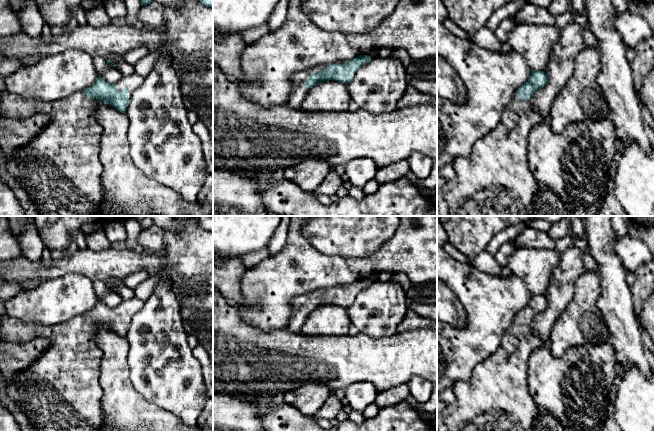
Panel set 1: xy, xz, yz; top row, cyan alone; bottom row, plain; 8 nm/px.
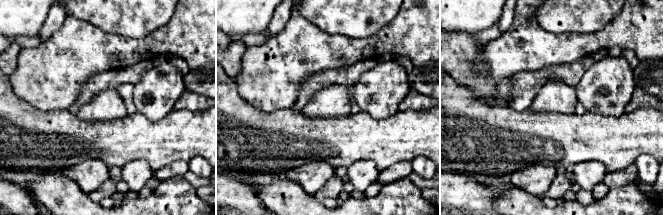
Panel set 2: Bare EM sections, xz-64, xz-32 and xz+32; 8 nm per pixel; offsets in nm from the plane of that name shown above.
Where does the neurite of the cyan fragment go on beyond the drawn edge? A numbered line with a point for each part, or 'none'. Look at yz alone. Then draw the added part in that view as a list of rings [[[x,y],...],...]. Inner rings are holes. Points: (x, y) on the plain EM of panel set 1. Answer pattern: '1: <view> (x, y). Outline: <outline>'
1: yz (496, 397). Outline: [[[514,317],[498,349],[475,367],[468,381],[457,381],[454,384],[457,408],[444,418],[448,431],[532,431],[540,408],[528,389],[528,364],[533,350],[543,344],[541,338],[533,332],[533,321],[522,324]]]

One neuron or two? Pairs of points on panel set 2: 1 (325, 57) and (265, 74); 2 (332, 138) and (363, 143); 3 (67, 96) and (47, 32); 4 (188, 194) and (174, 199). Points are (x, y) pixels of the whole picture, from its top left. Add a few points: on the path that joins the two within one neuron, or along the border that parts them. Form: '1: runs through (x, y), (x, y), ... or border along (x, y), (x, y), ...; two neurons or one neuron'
1: runs through (310, 57), (290, 57), (280, 65); one neuron
2: runs through (340, 140), (355, 140); one neuron
3: border along (64, 20), (63, 24), (48, 39), (41, 42); two neurons
4: runs through (185, 197), (177, 199); one neuron

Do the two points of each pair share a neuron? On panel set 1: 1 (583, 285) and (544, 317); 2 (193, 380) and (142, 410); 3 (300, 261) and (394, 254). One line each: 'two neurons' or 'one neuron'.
1: two neurons
2: two neurons
3: one neuron

